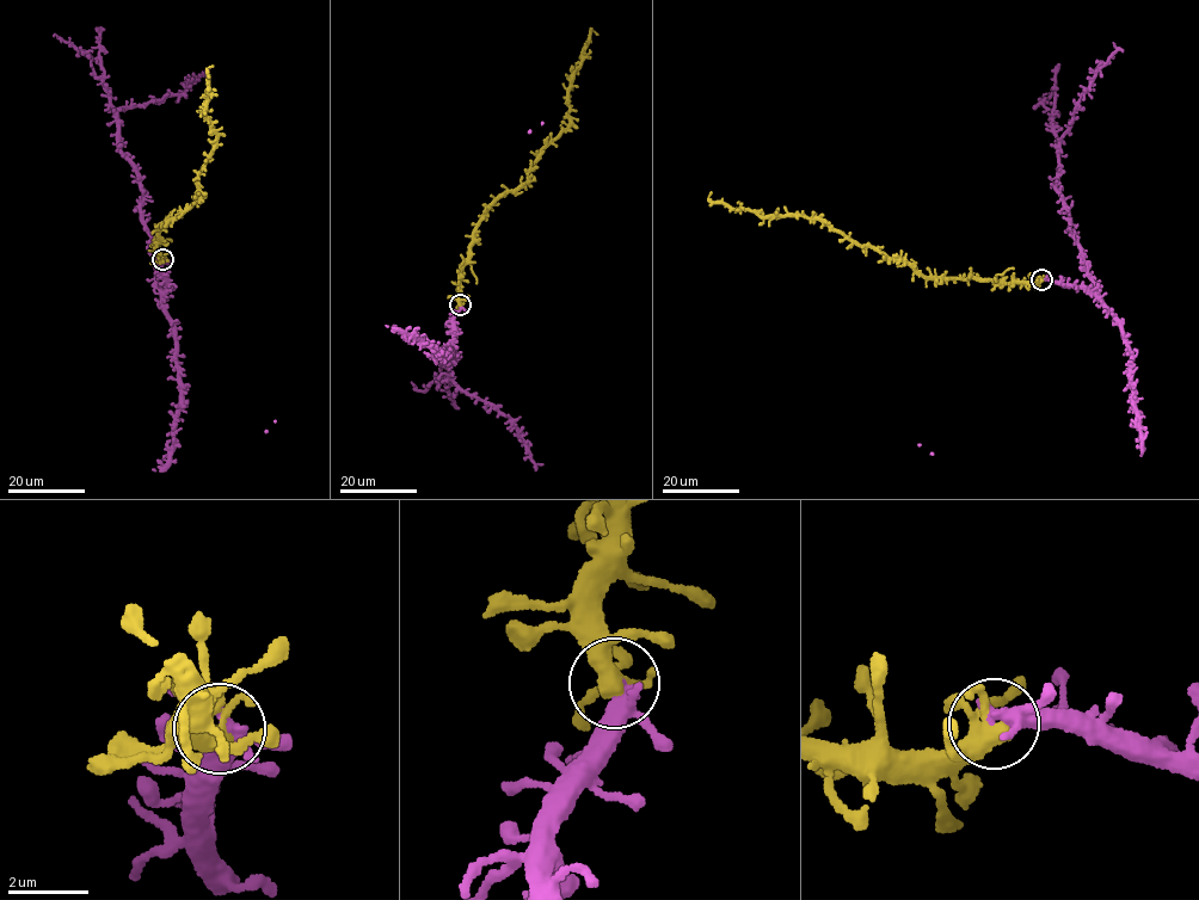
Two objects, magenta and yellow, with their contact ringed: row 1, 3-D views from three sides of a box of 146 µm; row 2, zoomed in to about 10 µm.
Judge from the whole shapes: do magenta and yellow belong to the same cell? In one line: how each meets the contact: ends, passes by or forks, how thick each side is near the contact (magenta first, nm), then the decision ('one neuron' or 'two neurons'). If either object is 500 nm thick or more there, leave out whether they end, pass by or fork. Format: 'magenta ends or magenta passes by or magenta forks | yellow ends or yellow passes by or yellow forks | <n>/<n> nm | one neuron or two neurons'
magenta forks | yellow forks | 240/360 nm | one neuron

